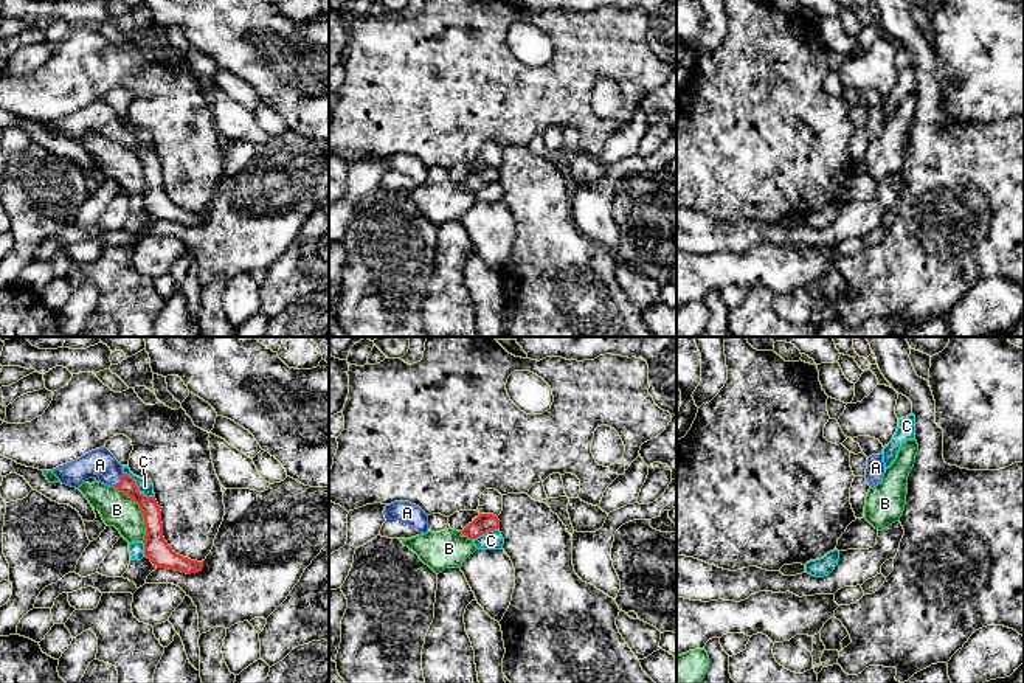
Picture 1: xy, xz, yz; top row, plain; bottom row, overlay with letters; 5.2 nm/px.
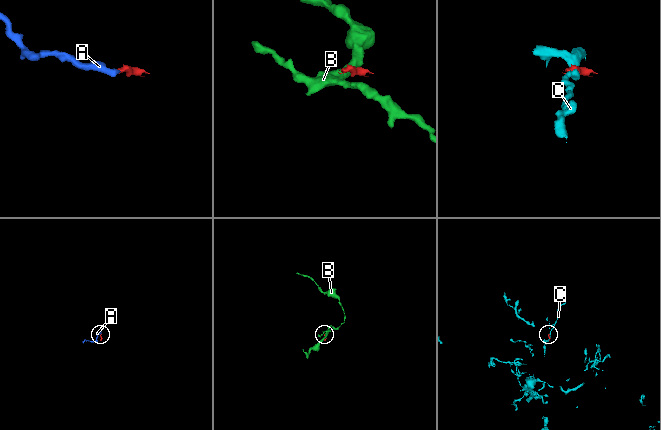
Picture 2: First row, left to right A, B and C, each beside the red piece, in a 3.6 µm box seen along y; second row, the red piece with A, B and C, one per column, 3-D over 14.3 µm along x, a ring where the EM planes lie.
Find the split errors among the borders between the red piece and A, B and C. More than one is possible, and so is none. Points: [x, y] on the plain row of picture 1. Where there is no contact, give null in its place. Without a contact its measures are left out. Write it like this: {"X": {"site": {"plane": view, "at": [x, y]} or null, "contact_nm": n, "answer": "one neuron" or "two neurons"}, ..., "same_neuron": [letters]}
{"A": {"site": {"plane": "xy", "at": [121, 132]}, "contact_nm": 100, "answer": "one neuron"}, "B": {"site": {"plane": "xy", "at": [141, 163]}, "contact_nm": 320, "answer": "two neurons"}, "C": {"site": {"plane": "xy", "at": [137, 140]}, "contact_nm": 220, "answer": "two neurons"}, "same_neuron": ["A"]}

